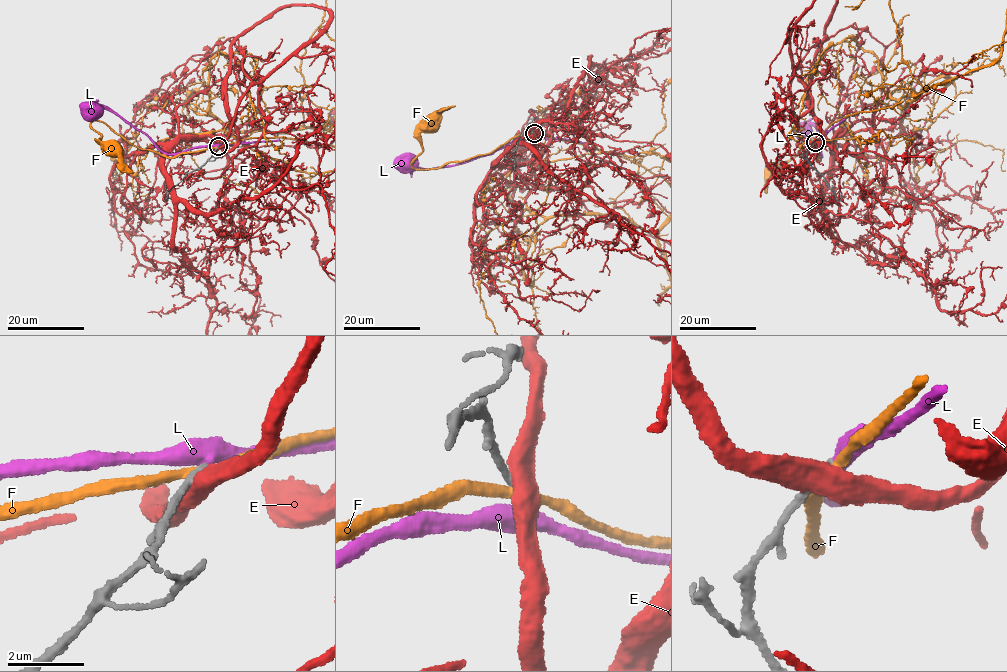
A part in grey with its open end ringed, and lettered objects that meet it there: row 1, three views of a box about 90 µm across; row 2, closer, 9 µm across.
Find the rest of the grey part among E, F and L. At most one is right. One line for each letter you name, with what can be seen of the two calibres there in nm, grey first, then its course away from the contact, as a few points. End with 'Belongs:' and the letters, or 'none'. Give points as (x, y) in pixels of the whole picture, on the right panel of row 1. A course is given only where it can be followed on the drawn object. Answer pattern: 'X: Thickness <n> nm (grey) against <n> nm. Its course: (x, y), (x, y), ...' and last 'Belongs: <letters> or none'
L: Thickness 150 nm (grey) against 360 nm
Belongs: L

